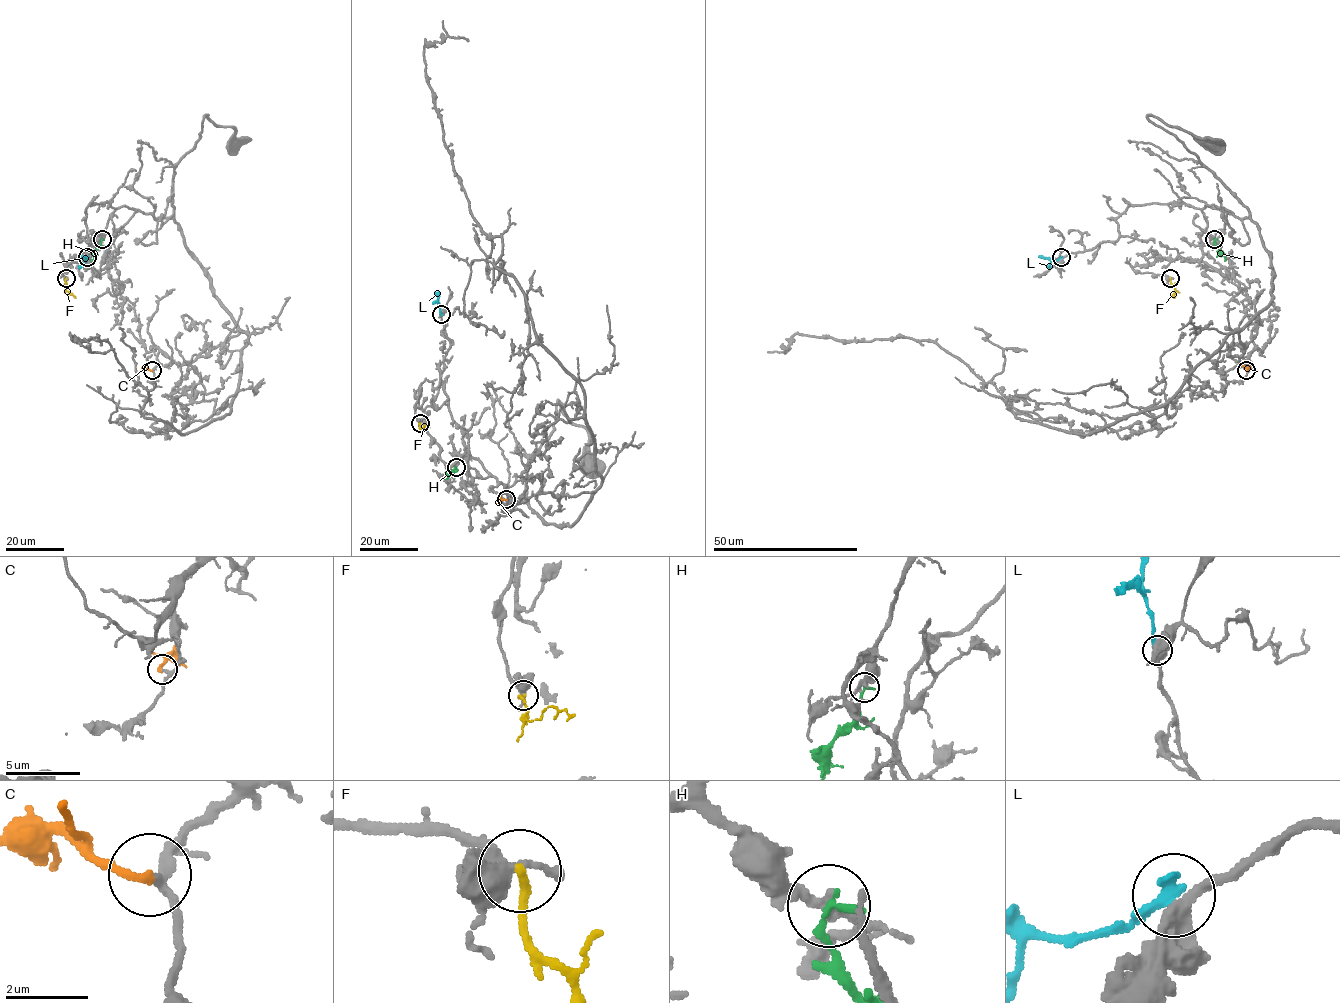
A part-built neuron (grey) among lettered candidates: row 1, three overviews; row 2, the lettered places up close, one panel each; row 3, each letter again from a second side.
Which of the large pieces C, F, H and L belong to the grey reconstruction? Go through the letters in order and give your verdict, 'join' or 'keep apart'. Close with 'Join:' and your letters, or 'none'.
C: join
F: keep apart
H: keep apart
L: keep apart
Join: C

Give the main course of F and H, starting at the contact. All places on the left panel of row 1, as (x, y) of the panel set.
F: (65, 278), (65, 290), (76, 298)
H: (102, 239), (92, 260)

